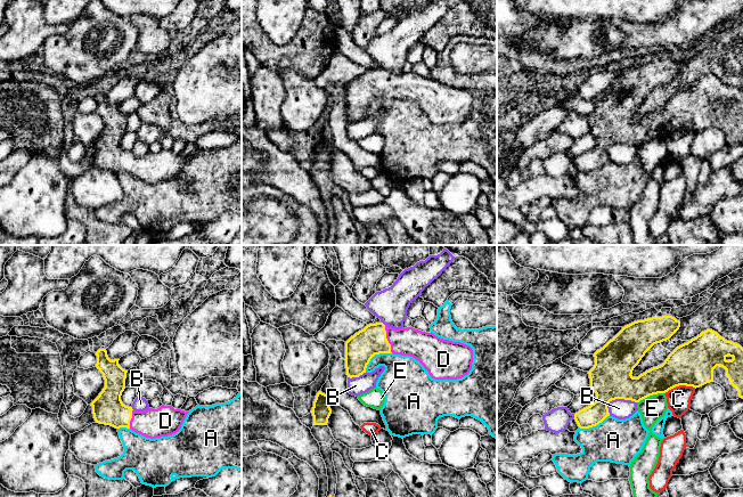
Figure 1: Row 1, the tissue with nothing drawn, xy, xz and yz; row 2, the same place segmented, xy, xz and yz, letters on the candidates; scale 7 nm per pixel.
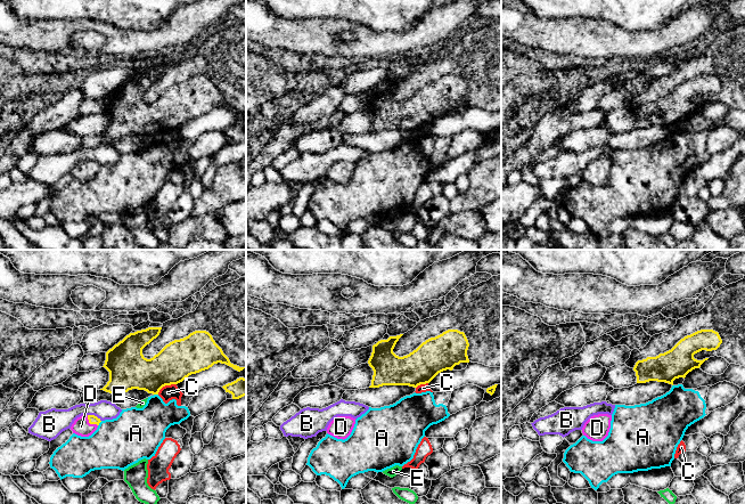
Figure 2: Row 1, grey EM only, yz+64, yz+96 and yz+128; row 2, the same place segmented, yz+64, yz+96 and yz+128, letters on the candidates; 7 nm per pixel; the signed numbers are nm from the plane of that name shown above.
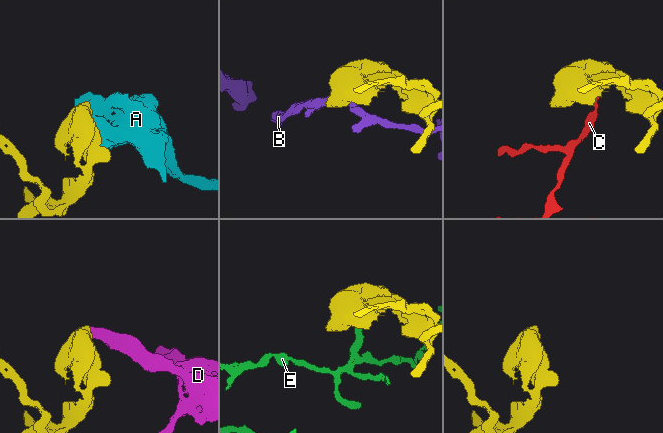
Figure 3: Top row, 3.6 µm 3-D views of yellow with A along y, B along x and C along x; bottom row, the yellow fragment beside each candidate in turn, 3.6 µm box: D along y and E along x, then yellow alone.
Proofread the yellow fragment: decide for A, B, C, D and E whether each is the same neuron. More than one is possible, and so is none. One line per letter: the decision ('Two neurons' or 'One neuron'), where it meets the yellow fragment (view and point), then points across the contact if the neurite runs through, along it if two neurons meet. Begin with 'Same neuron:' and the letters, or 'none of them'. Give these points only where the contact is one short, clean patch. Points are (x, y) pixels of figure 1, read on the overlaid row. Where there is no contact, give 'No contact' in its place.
Same neuron: D
A: Two neurons. Touches yellow at xz (374, 355). Boundary: xz (391, 352), (376, 353), (370, 359), (365, 372)
B: Two neurons. Touches yellow at yz (615, 398)
C: Two neurons. Touches yellow at yz (679, 384). Boundary: yz (695, 388), (678, 385), (664, 393)
D: One neuron. Touches yellow at xz (386, 339). Path across: xz (360, 348), (374, 339), (386, 339), (421, 345)
E: Two neurons. Touches yellow at yz (650, 394). Boundary: yz (663, 392), (650, 394), (637, 402)

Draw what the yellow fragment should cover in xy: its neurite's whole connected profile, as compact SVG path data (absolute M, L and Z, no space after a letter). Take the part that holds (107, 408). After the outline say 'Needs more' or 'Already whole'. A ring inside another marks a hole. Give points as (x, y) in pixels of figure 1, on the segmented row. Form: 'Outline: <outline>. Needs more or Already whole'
Outline: M99 349L96 356L96 367L105 380L105 388L91 402L96 423L115 429L131 429L150 439L172 435L180 430L189 412L164 405L157 409L136 412L132 407L125 406L121 396L125 389L128 370L119 365L120 359L111 360L106 349Z. Needs more

